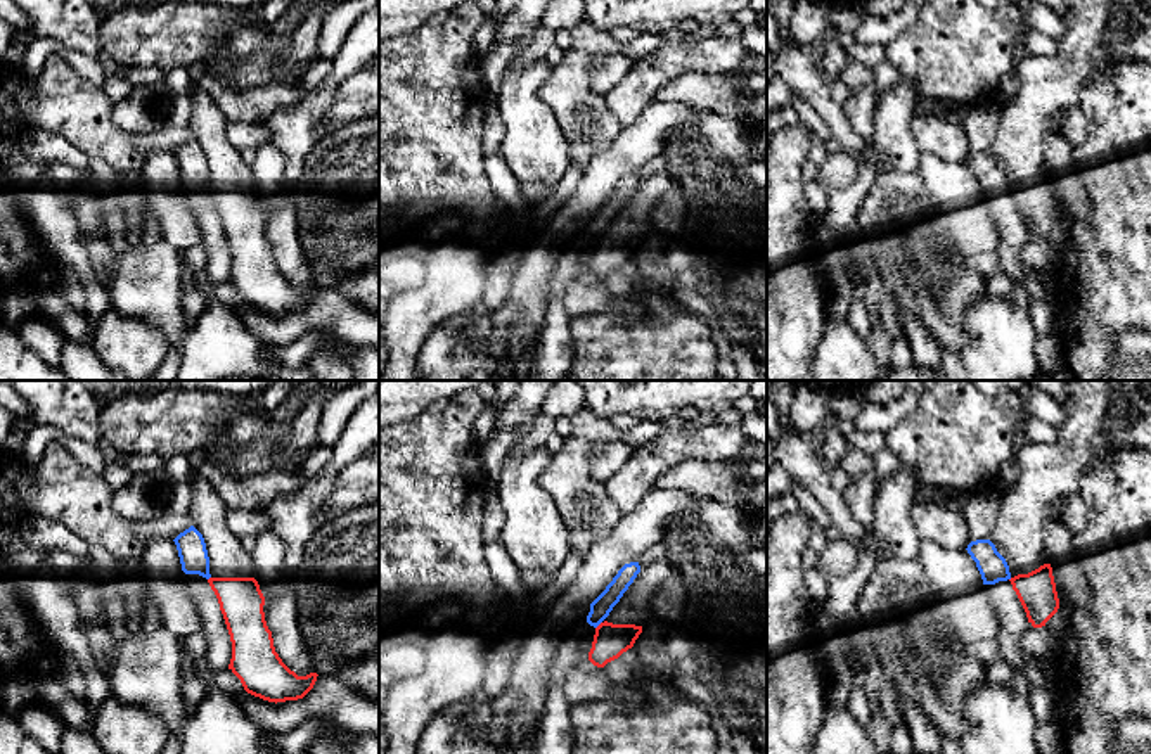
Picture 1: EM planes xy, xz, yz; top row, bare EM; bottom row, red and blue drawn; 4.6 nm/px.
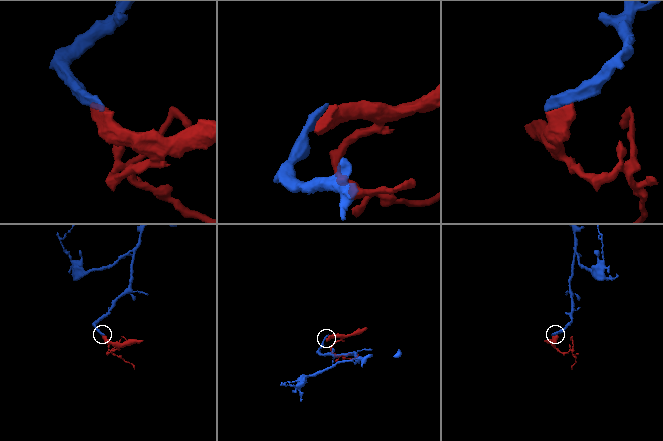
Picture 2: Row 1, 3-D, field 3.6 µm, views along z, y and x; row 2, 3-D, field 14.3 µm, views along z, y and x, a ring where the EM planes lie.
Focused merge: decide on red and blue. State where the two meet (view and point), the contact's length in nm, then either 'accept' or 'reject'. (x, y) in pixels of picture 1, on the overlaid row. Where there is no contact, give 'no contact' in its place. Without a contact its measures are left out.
xz (599, 625) | 50 nm | reject

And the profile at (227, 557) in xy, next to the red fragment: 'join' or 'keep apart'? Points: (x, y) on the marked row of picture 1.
join

